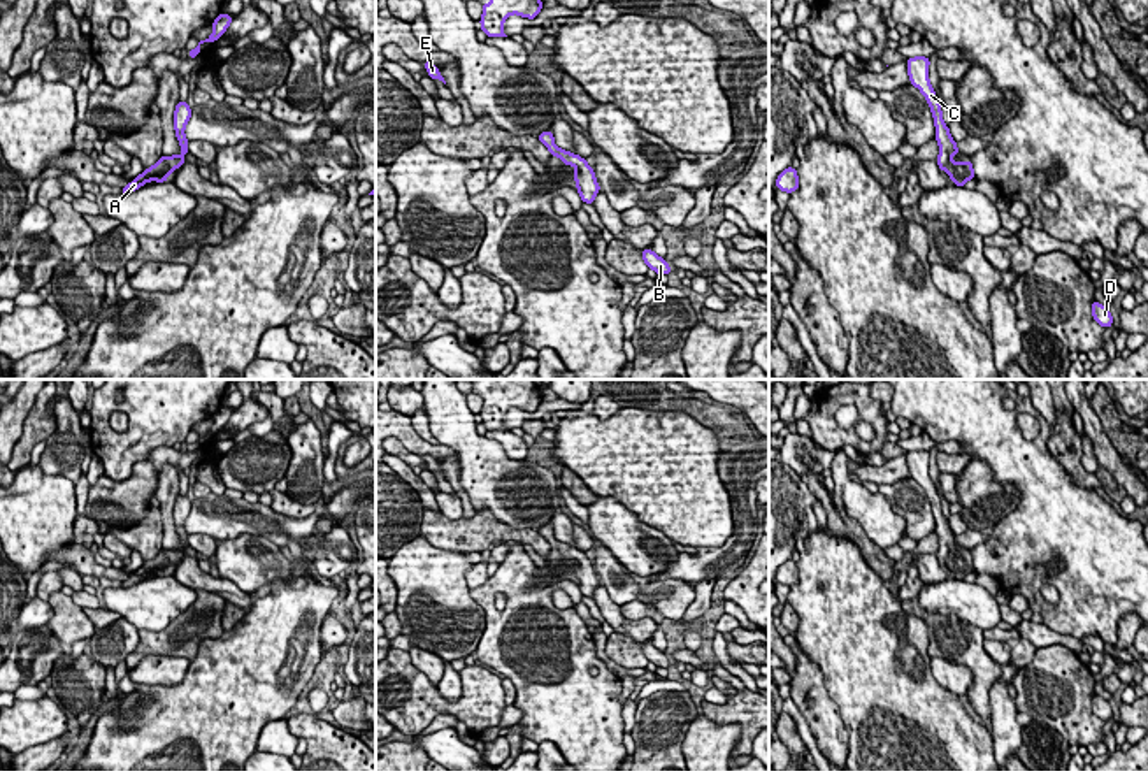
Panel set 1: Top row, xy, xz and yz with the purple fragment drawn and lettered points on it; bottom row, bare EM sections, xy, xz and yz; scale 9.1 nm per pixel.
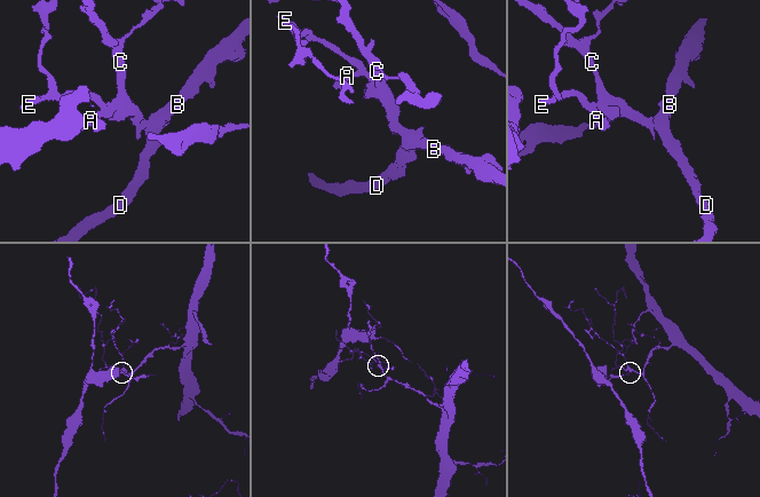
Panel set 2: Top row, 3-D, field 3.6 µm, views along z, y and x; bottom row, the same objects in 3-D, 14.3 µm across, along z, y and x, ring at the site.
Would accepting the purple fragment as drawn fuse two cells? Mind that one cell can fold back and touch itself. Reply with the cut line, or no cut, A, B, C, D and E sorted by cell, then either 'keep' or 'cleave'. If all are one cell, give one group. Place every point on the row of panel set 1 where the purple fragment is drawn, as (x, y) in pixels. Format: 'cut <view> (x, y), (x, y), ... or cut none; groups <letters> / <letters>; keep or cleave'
cut none; groups A B C D E; keep

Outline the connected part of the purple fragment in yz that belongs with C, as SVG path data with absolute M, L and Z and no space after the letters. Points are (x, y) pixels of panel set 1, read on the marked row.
M925 56L908 58L908 76L913 86L916 86L927 98L927 104L934 116L936 141L939 144L937 167L943 169L955 186L964 186L969 179L974 179L972 162L951 162L953 155L960 155L957 141L951 139L950 128L943 121L941 104L929 81L930 60Z

